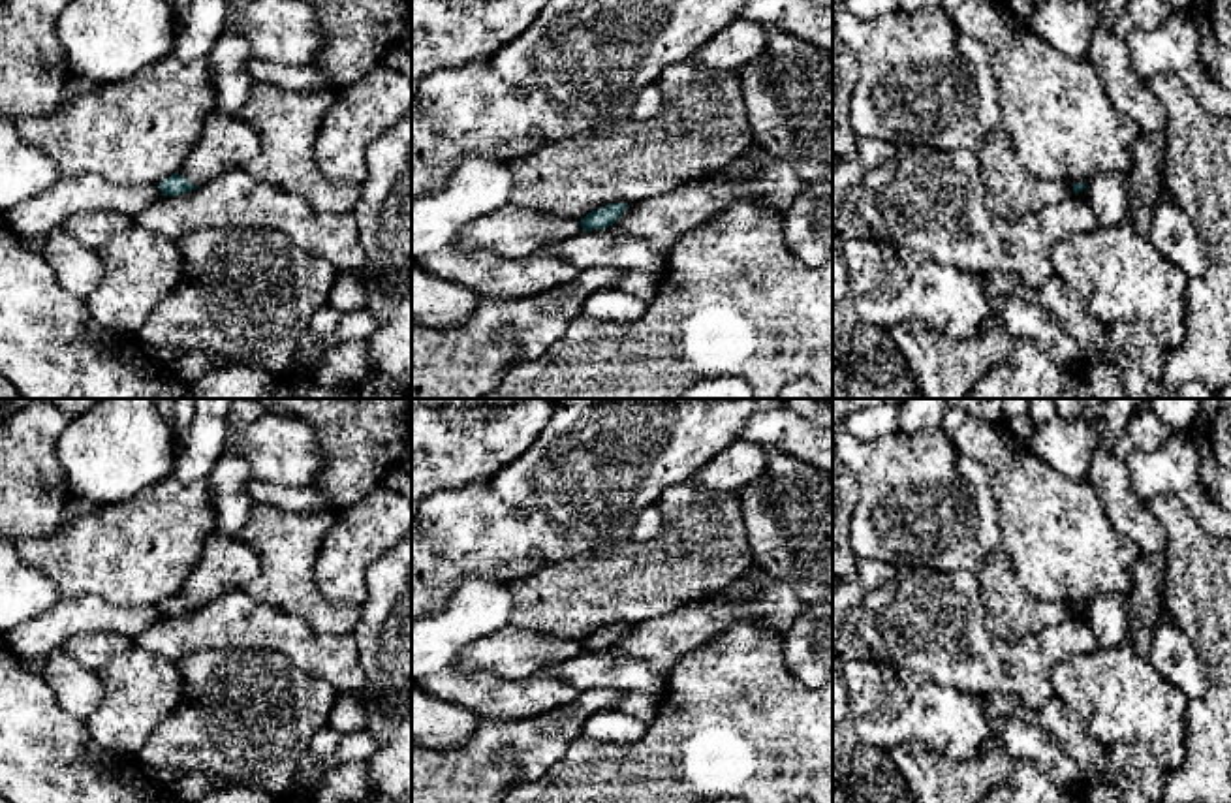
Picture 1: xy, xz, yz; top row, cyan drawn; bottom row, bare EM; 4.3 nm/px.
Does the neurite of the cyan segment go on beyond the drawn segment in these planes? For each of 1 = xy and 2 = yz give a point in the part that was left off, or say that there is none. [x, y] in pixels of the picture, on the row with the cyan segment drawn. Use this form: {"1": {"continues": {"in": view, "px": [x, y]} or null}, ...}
{"1": {"continues": null}, "2": {"continues": null}}

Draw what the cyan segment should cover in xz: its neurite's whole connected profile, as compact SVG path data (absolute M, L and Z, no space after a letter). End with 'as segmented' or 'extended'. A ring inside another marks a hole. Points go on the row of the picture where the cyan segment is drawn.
M620 201L588 213L584 218L581 218L583 231L603 229L613 226L622 216L626 205L628 203Z; as segmented

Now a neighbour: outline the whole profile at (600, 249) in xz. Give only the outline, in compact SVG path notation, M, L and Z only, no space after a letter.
M611 228L581 231L575 237L553 244L554 254L573 263L579 271L620 269L645 271L660 276L663 258L645 239L615 231Z

